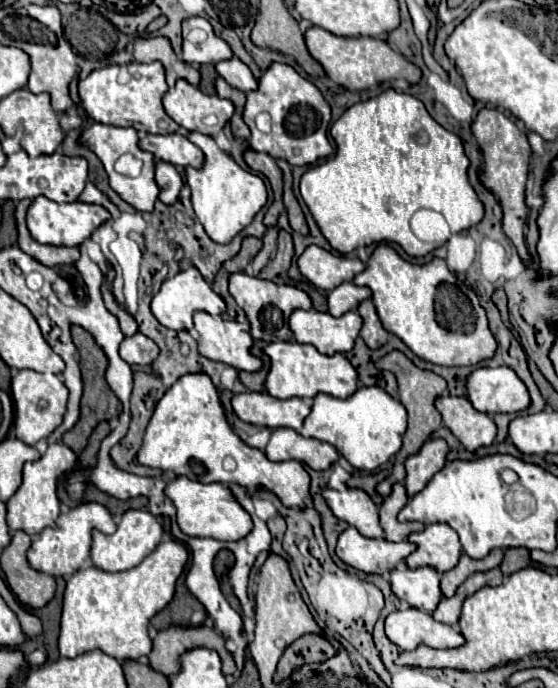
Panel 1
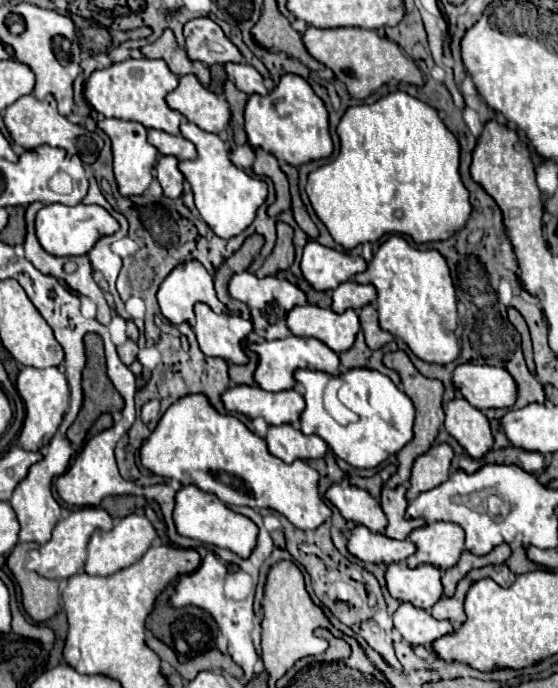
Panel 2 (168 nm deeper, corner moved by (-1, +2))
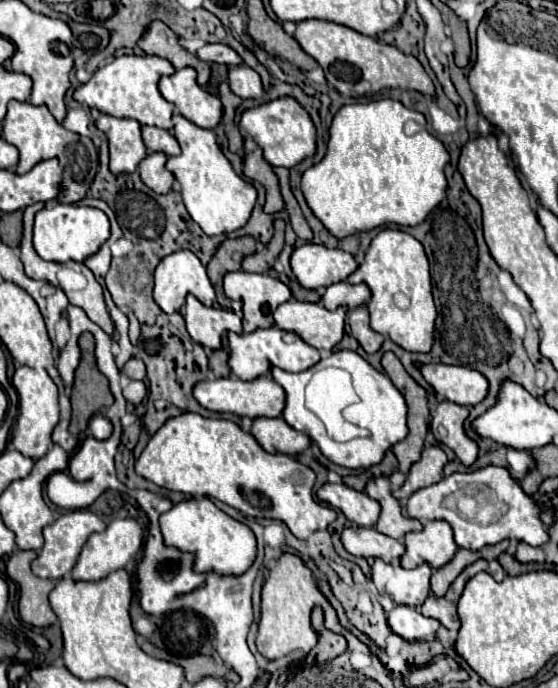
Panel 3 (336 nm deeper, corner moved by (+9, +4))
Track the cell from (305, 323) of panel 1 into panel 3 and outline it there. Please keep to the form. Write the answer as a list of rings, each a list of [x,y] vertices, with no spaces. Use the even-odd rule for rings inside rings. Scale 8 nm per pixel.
[[[288,300],[276,308],[274,320],[280,330],[296,332],[304,342],[320,352],[332,352],[332,348],[344,336],[346,310],[326,310],[322,304]]]

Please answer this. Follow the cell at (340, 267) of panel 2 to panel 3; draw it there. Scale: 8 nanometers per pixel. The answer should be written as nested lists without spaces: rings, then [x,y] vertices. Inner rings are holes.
[[[310,242],[294,250],[290,256],[290,266],[298,282],[312,290],[342,282],[358,268],[352,254]]]

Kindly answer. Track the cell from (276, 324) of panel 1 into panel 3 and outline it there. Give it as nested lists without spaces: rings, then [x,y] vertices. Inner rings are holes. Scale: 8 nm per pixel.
[[[244,270],[224,276],[224,294],[232,300],[242,300],[244,332],[274,326],[274,310],[292,298],[290,288],[268,274],[250,274]]]

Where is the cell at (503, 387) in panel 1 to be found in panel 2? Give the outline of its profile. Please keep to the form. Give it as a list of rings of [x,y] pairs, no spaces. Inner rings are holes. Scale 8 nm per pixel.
[[[460,364],[452,372],[452,384],[478,410],[510,408],[516,402],[514,378],[504,368]]]

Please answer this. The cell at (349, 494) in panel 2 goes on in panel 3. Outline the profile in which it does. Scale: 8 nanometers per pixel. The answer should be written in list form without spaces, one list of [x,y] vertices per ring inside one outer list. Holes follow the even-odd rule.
[[[326,482],[322,488],[318,488],[316,496],[322,502],[330,504],[332,508],[342,510],[342,514],[350,522],[356,522],[358,526],[372,528],[378,522],[380,504],[374,498],[370,498],[366,492],[358,492],[346,484]]]

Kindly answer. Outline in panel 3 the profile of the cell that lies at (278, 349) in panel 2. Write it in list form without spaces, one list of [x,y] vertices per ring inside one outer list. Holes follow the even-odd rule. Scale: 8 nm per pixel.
[[[266,328],[266,330],[256,330],[252,334],[230,334],[230,368],[240,380],[256,380],[258,376],[270,374],[274,366],[288,370],[288,372],[304,372],[312,368],[320,360],[320,352],[306,344],[298,334],[280,330],[280,328]]]

